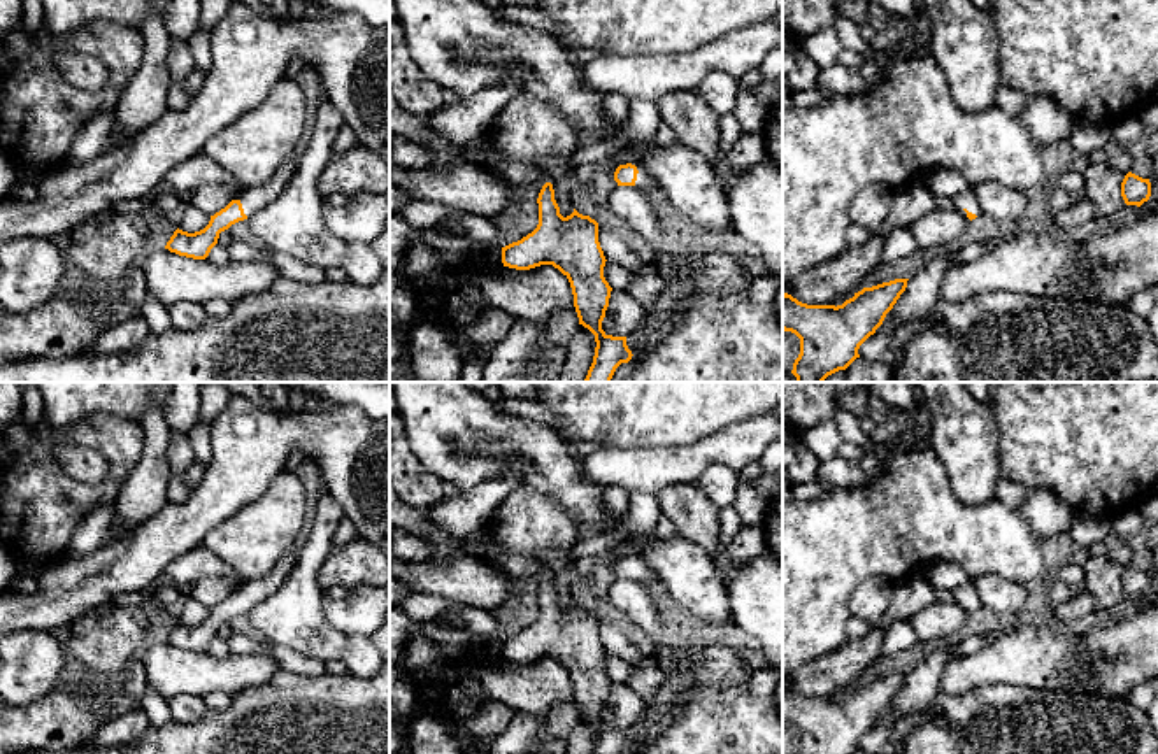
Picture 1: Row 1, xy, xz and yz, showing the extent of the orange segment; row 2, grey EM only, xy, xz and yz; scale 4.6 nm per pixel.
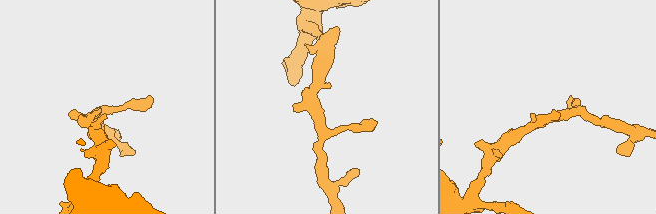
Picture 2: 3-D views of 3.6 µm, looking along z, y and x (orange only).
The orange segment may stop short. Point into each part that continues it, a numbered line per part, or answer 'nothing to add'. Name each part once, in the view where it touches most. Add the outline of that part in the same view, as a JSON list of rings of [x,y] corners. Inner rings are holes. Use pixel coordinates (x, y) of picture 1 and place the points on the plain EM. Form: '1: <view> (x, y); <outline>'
1: xy (251, 591); [[[295,545],[286,556],[281,558],[279,565],[268,575],[256,580],[246,580],[239,589],[244,607],[251,610],[258,601],[275,593],[293,570],[297,558],[298,549]]]

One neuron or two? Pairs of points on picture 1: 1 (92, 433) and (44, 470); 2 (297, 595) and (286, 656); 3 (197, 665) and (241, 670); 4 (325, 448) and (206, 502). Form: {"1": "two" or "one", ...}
{"1": "one", "2": "two", "3": "one", "4": "one"}

